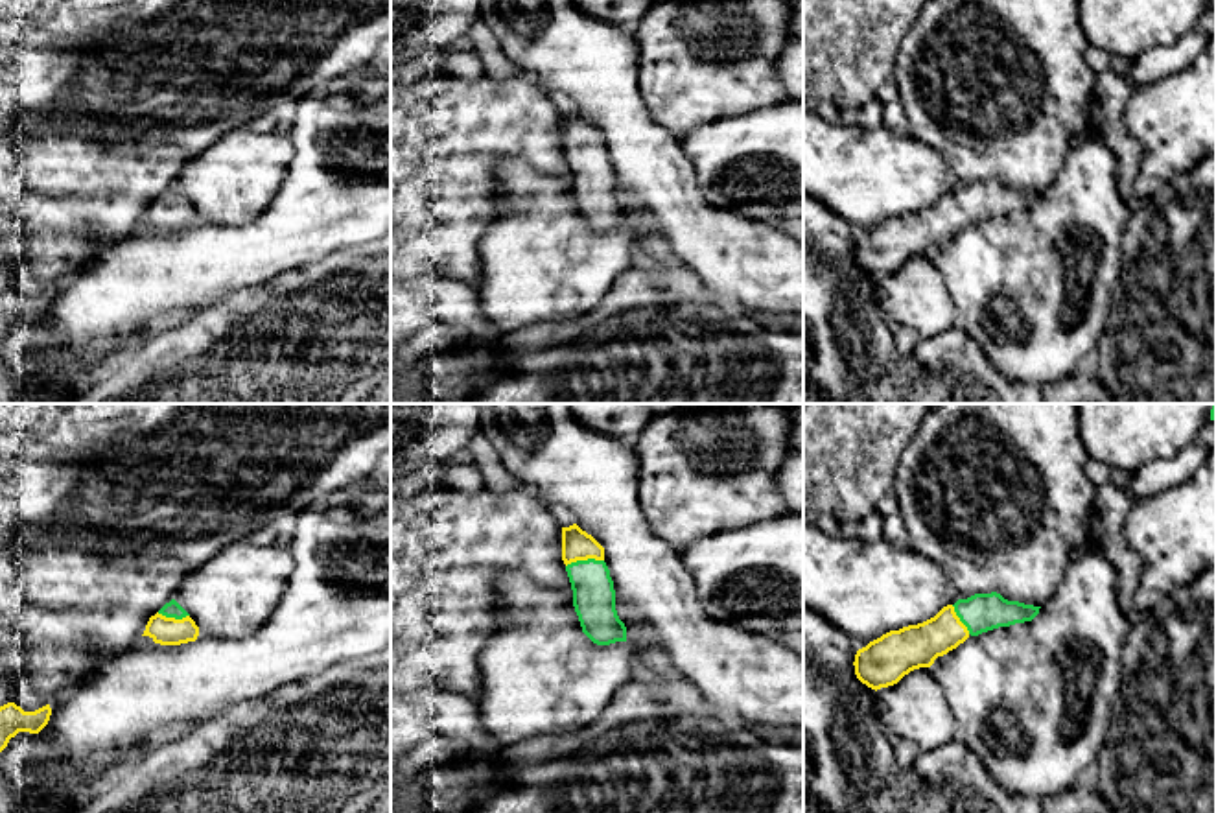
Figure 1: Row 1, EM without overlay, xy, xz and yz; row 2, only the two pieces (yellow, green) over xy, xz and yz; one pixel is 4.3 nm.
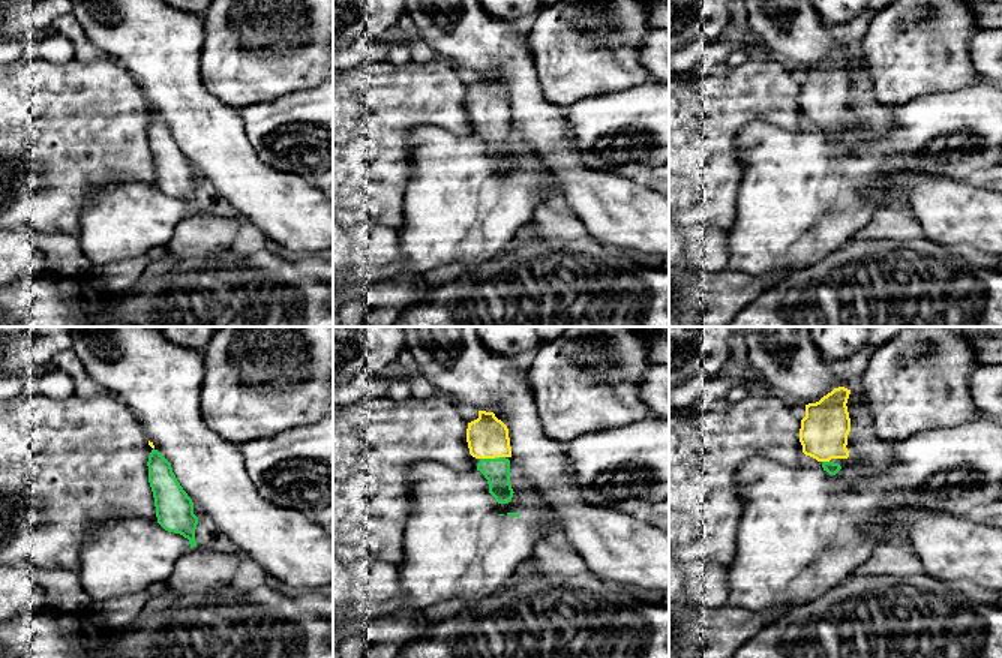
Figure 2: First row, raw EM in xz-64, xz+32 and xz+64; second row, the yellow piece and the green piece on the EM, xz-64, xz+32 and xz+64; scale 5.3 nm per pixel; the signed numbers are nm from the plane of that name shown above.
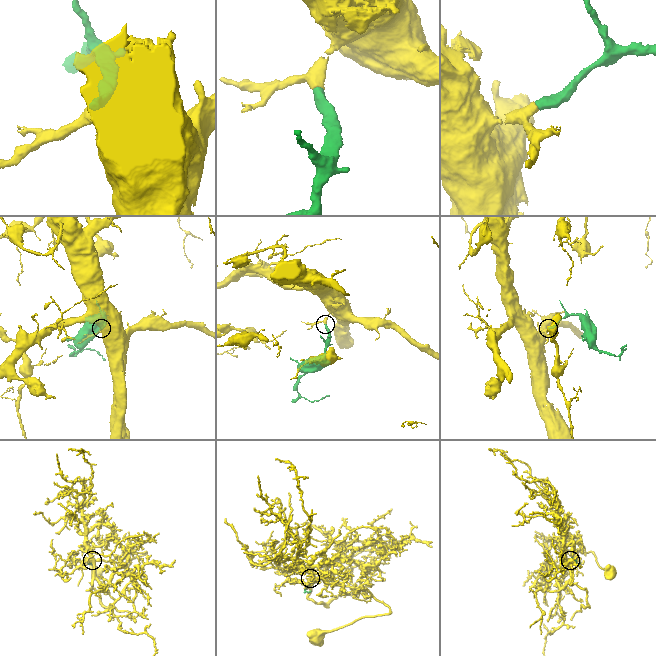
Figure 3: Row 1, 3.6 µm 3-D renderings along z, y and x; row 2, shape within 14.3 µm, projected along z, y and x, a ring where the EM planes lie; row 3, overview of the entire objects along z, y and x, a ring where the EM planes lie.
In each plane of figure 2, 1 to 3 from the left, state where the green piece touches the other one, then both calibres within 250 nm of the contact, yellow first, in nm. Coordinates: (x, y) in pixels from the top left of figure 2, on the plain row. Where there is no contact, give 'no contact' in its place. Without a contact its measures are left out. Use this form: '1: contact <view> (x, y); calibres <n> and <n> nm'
1: no contact
2: contact xz+32 (488, 122); calibres 220 and 140 nm
3: contact xz+64 (827, 125); calibres 260 and 70 nm

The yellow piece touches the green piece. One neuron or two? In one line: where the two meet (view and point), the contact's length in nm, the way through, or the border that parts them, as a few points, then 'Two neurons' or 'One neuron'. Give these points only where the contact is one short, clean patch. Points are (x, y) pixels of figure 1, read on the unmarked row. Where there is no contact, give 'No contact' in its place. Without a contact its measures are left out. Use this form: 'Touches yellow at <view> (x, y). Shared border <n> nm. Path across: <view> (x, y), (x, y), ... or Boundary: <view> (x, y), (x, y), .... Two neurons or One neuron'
Touches yellow at xz (584, 146). Shared border 170 nm. Path across: xz (577, 131), (584, 146), (594, 185). One neuron

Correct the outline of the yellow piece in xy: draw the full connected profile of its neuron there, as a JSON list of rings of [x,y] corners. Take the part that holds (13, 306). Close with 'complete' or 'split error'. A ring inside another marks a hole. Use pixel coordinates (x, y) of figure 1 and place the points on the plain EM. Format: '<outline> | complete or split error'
[[[15,289],[0,293],[0,339],[7,334],[9,326],[18,319],[39,321],[50,308],[50,291],[35,297],[24,299]]] | complete

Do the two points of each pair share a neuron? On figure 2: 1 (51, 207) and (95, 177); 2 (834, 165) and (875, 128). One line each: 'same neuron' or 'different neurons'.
1: same neuron
2: different neurons

